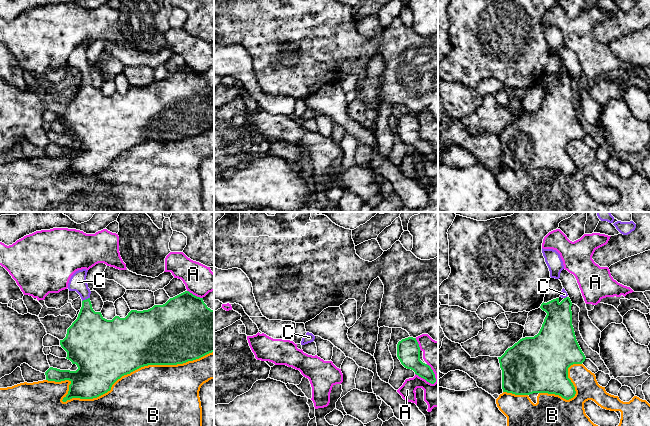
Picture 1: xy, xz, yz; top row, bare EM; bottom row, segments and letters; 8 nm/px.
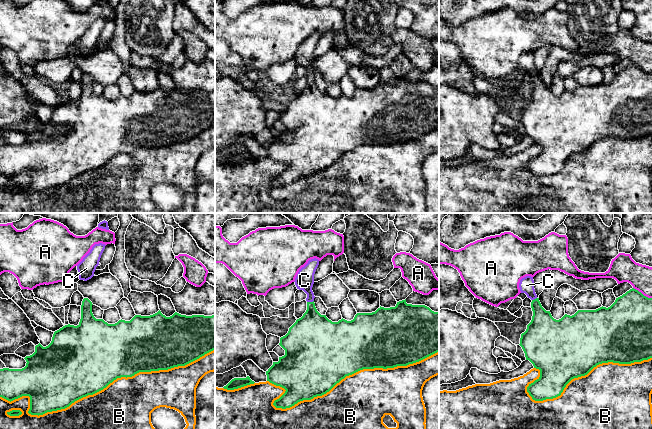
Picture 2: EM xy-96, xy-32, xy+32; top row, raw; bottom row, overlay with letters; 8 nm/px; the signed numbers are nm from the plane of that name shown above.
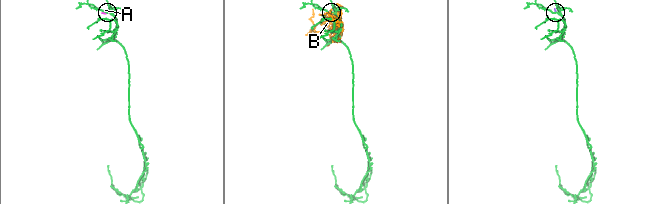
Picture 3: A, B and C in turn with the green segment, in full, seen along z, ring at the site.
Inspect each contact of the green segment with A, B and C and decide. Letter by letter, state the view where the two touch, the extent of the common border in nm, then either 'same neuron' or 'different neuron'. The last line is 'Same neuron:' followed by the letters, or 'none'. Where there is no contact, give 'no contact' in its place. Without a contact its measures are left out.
A: contact in xy; length 140 nm; different neuron
B: contact in xy; length 1350 nm; different neuron
C: contact in xy; length 70 nm; same neuron
Same neuron: C

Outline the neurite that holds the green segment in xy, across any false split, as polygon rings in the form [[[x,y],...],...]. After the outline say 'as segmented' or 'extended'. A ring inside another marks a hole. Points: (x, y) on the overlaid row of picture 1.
[[[88,270],[76,271],[68,283],[69,291],[76,291],[82,299],[82,307],[77,319],[67,329],[66,337],[60,340],[61,347],[67,352],[66,359],[76,364],[76,371],[60,370],[50,367],[46,372],[46,380],[61,382],[69,380],[68,394],[63,402],[72,398],[93,399],[111,390],[112,385],[122,376],[148,365],[177,365],[199,359],[214,352],[214,310],[204,303],[203,298],[185,291],[170,298],[163,305],[154,305],[143,311],[131,310],[125,318],[115,316],[112,320],[105,319],[101,312],[95,312],[90,301],[91,291],[86,276]]]; extended

